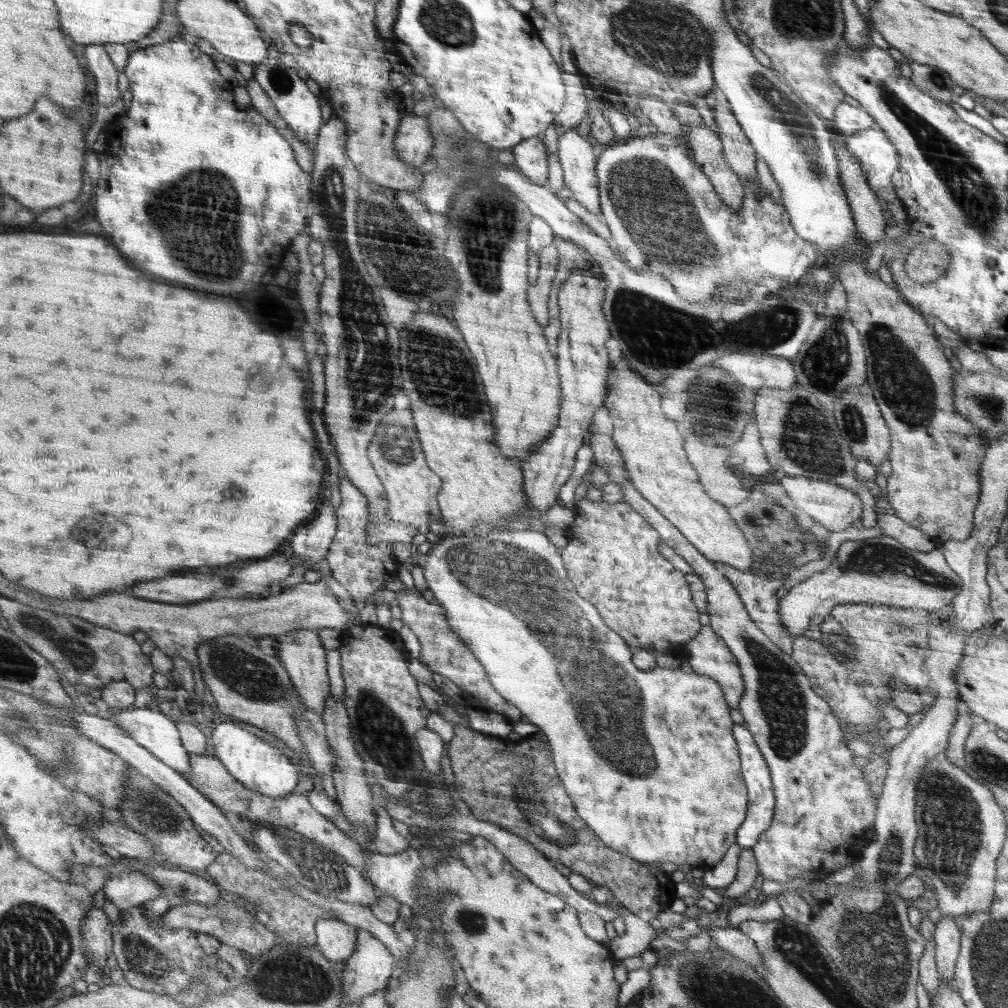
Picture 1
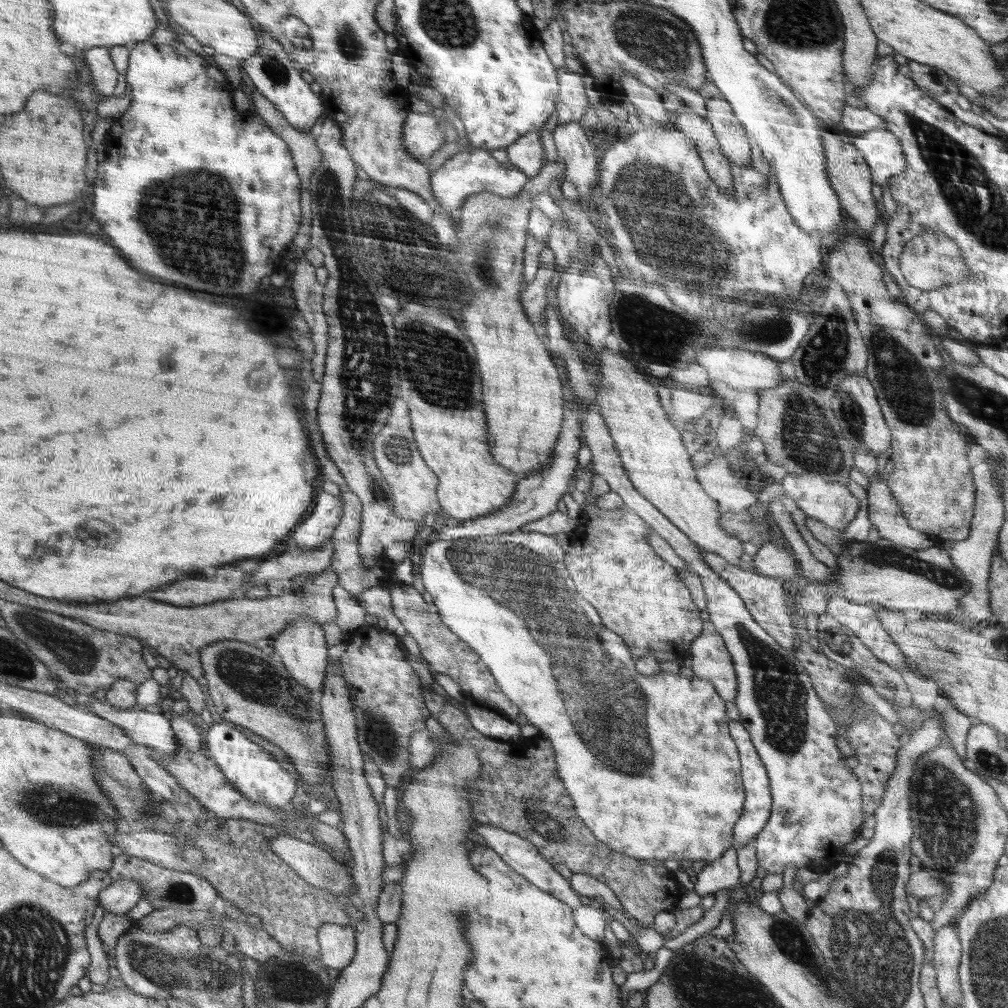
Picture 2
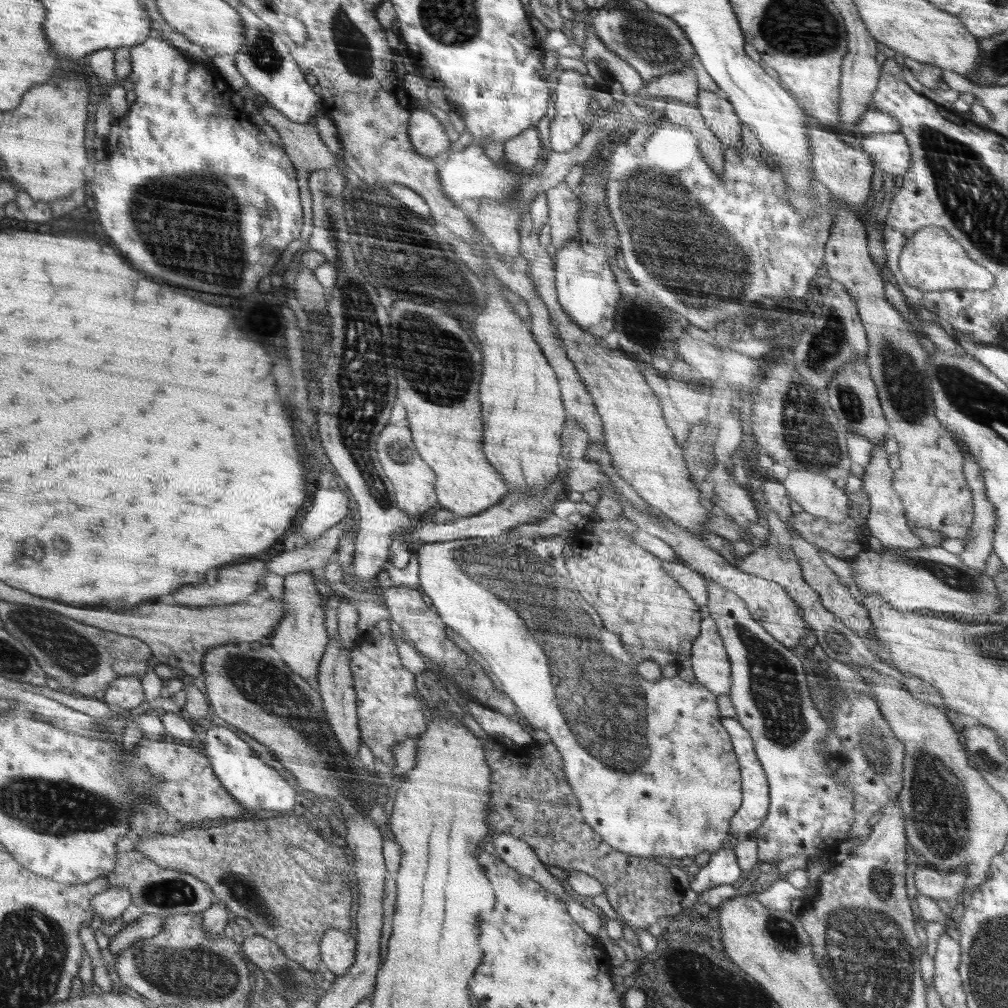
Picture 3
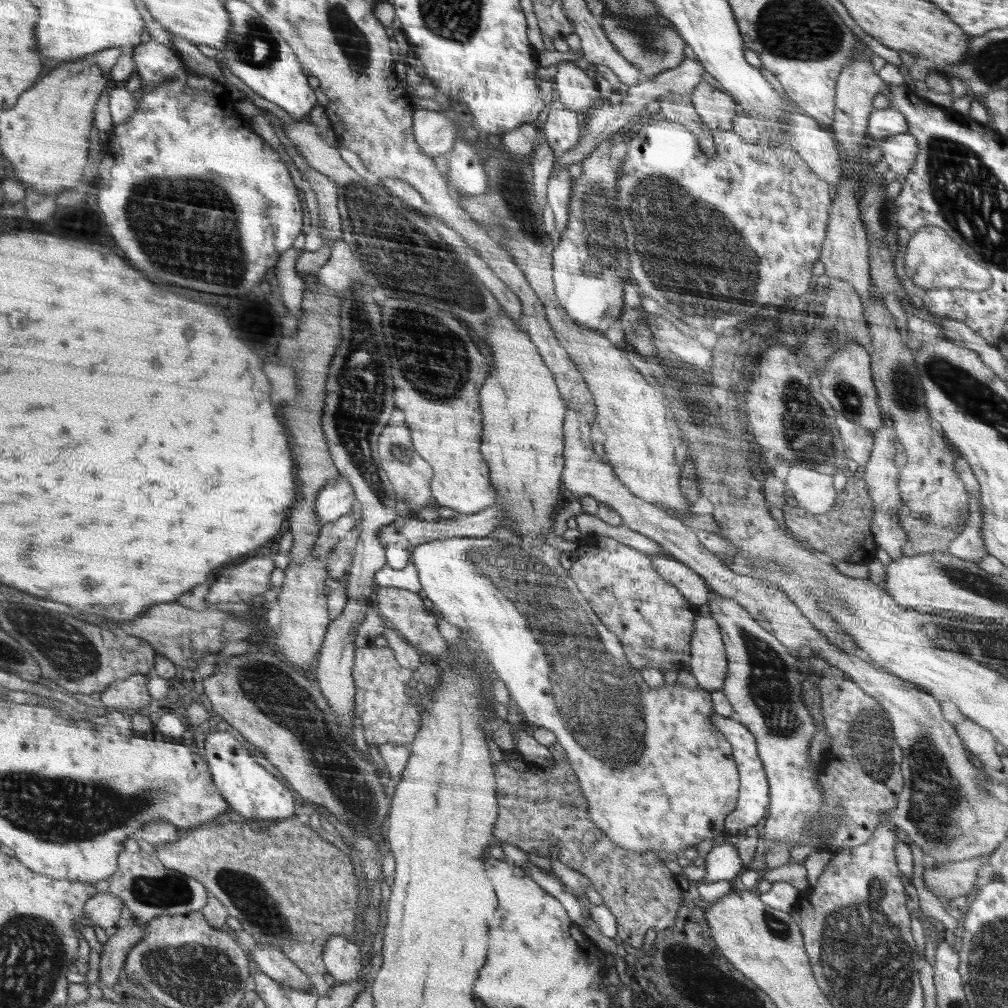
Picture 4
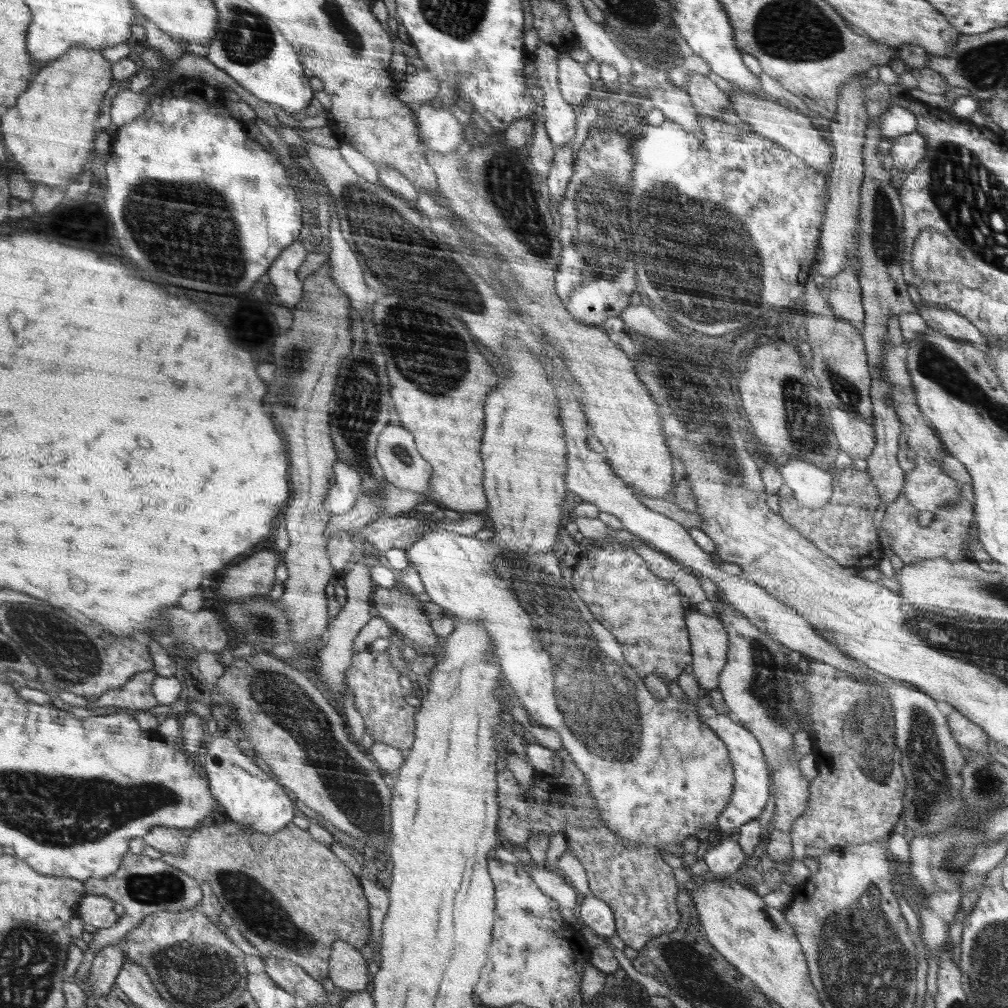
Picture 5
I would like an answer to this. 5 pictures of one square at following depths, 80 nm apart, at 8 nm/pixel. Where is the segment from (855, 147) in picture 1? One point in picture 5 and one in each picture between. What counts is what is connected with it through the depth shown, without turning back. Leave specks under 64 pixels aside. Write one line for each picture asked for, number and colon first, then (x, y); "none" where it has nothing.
2: (882, 150)
3: (891, 153)
4: (899, 151)
5: (908, 151)

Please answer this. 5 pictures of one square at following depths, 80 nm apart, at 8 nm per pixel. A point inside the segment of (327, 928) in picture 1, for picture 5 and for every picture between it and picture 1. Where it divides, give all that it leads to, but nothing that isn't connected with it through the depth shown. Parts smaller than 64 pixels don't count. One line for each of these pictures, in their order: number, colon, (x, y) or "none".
2: (337, 943)
3: (338, 948)
4: (342, 958)
5: (348, 970)

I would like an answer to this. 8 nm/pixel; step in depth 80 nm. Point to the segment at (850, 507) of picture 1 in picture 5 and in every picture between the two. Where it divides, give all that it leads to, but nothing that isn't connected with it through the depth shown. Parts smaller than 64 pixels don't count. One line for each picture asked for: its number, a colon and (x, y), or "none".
2: (831, 502)
3: (817, 494)
4: (813, 491)
5: (811, 486)

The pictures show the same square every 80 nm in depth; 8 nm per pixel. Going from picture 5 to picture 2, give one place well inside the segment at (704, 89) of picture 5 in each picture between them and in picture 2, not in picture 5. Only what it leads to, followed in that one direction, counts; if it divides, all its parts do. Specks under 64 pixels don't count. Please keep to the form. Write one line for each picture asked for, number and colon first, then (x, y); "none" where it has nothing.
2: (735, 145)
3: (719, 115)
4: (716, 108)

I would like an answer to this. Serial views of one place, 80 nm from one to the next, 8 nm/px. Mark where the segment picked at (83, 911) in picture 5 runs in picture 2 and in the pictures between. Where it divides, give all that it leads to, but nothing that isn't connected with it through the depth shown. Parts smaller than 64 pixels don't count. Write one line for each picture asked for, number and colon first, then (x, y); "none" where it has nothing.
2: (122, 895)
3: (109, 905)
4: (103, 909)

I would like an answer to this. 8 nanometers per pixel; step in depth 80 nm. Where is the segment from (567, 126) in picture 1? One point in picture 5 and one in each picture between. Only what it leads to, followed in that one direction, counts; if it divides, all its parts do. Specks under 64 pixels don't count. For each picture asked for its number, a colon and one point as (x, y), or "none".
2: (572, 103)
3: (573, 97)
4: (578, 92)
5: (574, 84)

